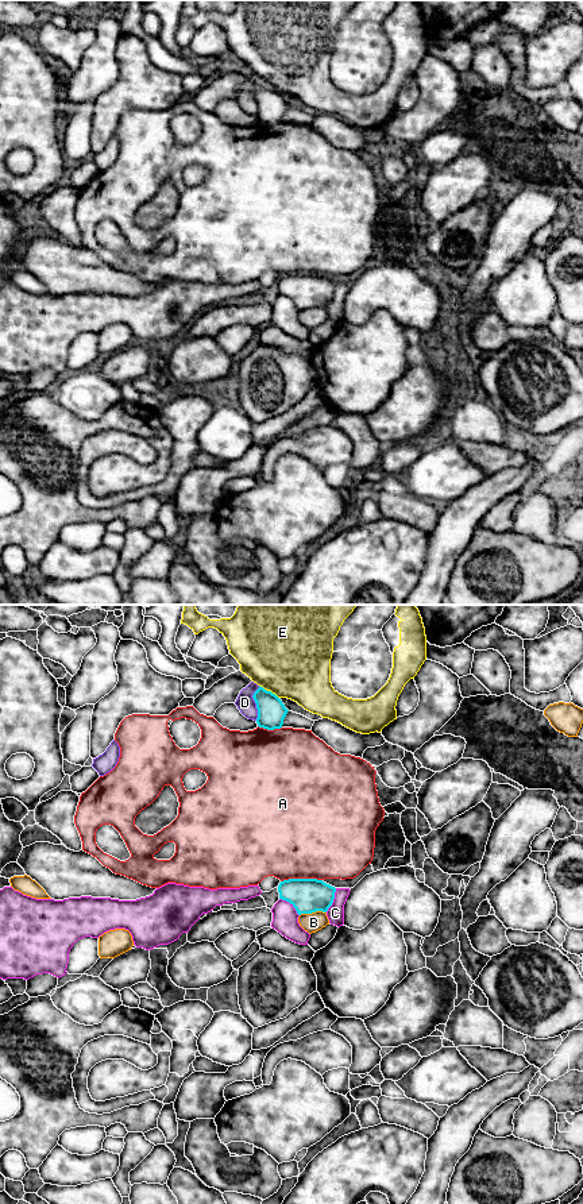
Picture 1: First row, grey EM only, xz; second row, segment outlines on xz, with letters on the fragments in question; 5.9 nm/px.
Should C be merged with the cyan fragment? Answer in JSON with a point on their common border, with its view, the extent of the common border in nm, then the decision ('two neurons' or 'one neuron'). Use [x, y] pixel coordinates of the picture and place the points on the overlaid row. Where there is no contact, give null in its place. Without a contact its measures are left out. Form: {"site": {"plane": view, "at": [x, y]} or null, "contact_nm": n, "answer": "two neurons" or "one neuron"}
{"site": {"plane": "xz", "at": [332, 900]}, "contact_nm": 160, "answer": "one neuron"}

